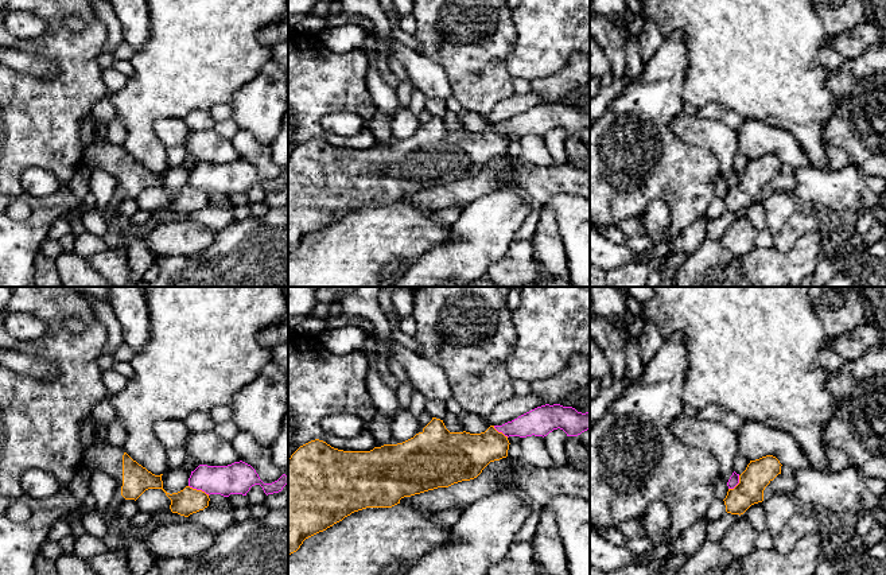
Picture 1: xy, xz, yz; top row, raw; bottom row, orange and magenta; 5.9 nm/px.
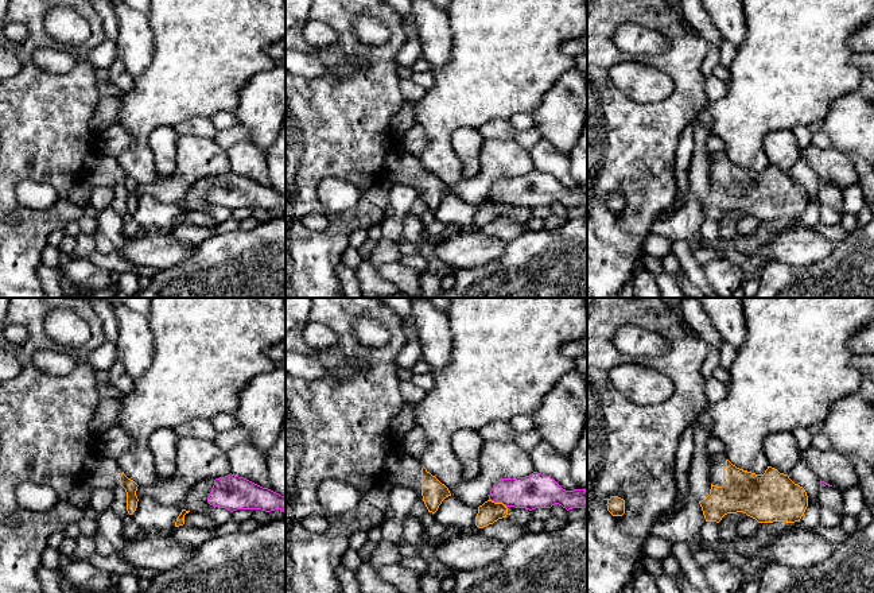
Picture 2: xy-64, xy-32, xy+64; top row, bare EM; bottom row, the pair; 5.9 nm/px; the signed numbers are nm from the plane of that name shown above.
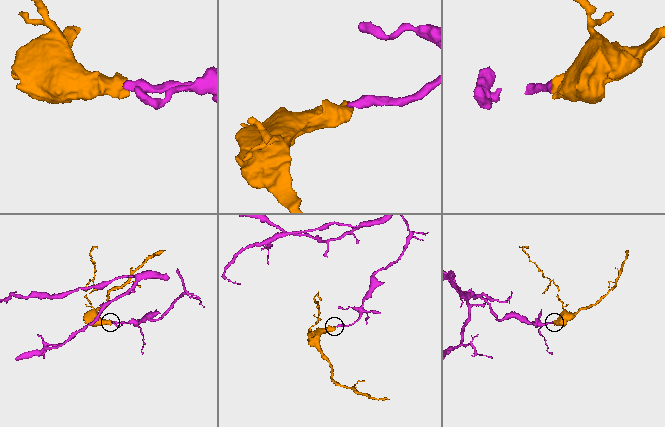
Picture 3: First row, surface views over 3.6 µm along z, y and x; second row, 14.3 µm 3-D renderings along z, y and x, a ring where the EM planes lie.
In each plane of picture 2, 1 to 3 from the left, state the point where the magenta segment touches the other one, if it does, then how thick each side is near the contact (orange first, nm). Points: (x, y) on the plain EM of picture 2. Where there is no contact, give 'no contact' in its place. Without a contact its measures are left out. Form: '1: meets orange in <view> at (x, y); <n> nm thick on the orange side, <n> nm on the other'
1: no contact
2: meets orange in xy-32 at (498, 201); 130 nm thick on the orange side, 200 nm on the other
3: no contact

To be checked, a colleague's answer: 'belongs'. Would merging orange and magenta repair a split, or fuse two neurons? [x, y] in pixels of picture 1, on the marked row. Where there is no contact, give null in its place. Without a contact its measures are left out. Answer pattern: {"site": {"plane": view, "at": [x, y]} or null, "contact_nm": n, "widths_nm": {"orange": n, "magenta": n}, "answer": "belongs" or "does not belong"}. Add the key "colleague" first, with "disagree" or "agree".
{"colleague": "disagree", "site": {"plane": "xy", "at": [199, 490]}, "contact_nm": 140, "widths_nm": {"orange": 160, "magenta": 190}, "answer": "does not belong"}

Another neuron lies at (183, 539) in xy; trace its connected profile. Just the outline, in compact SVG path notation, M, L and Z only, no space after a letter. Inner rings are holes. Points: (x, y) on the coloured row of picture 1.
M187 520L156 528L143 541L148 552L158 560L162 557L190 557L207 551L215 532Z

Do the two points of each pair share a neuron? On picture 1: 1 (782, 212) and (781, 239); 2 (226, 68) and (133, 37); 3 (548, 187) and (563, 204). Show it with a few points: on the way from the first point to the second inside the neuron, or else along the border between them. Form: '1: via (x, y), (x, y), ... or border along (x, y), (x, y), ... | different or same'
1: border along (796, 212), (774, 237) | different
2: border along (150, 14), (150, 37), (135, 53) | different
3: border along (575, 195), (555, 194), (540, 206) | different

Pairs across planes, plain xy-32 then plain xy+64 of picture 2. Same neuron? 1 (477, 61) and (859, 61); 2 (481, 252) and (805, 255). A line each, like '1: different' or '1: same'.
1: different
2: same

